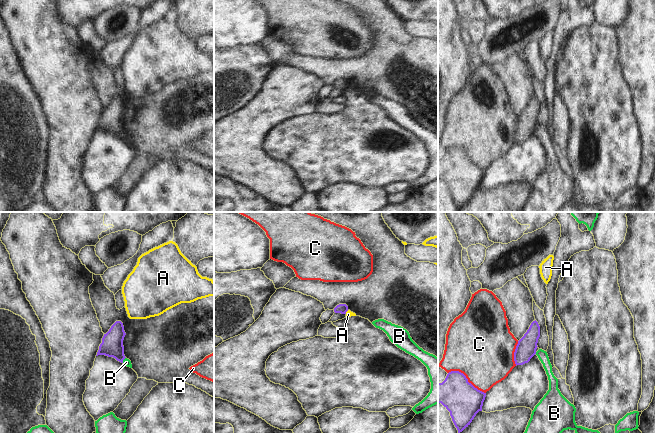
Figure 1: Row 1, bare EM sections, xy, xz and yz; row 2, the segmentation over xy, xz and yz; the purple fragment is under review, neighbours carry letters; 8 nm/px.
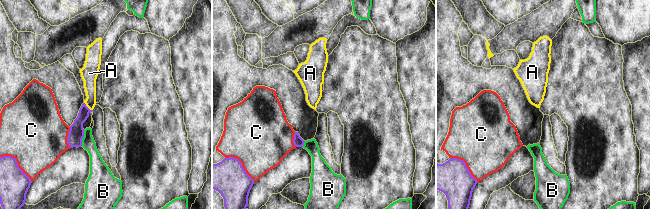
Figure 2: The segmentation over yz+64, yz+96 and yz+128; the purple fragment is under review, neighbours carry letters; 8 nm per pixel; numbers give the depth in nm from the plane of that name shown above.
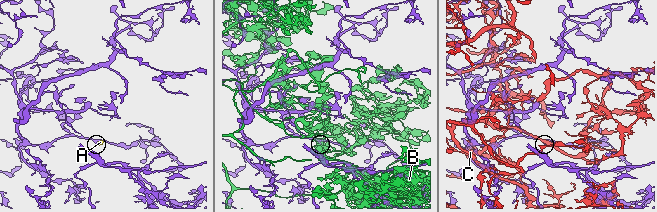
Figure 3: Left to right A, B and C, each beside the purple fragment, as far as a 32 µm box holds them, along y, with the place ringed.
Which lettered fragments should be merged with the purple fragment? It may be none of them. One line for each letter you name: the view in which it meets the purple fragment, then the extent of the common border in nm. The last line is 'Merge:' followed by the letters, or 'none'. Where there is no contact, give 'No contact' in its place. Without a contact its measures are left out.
Merge: none.

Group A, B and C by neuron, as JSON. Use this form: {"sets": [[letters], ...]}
{"sets": [["A"], ["B"], ["C"]]}

